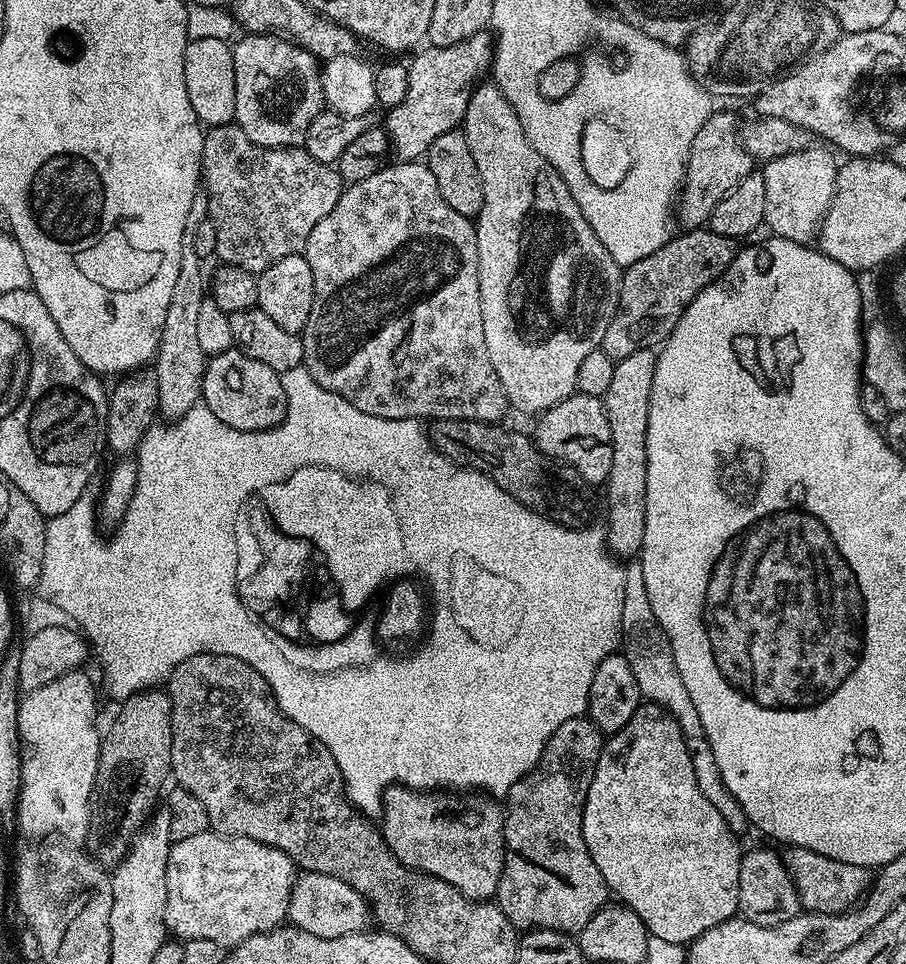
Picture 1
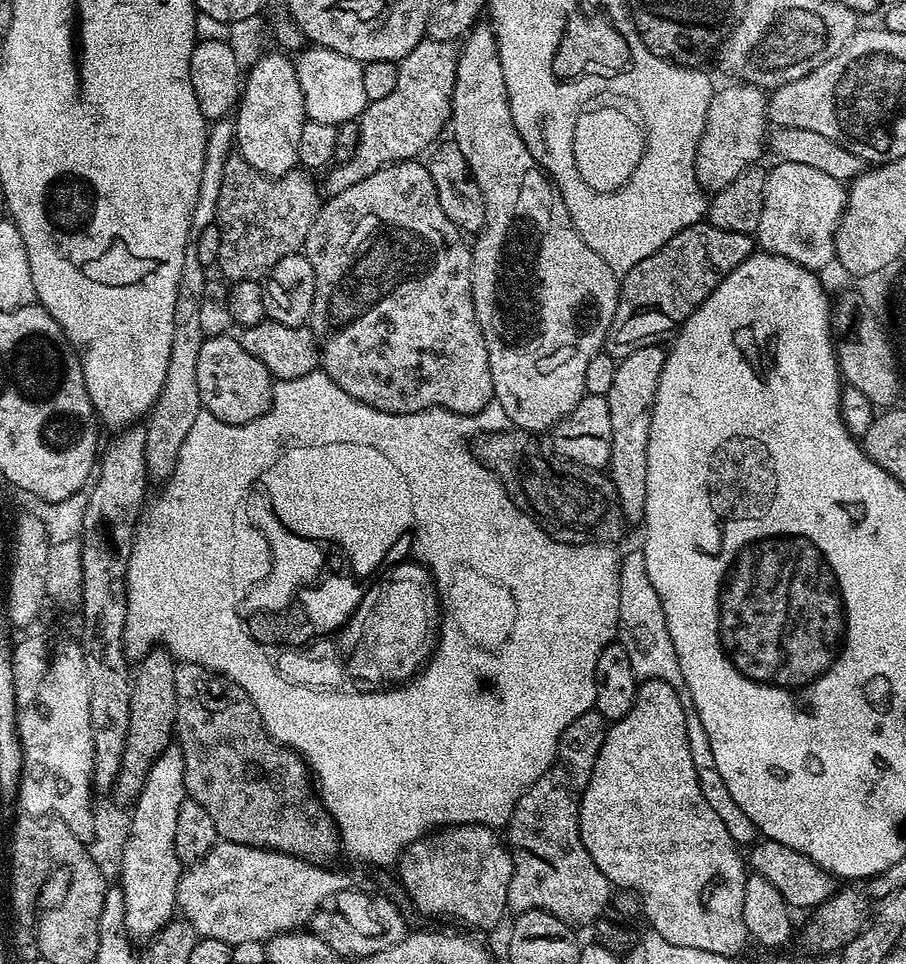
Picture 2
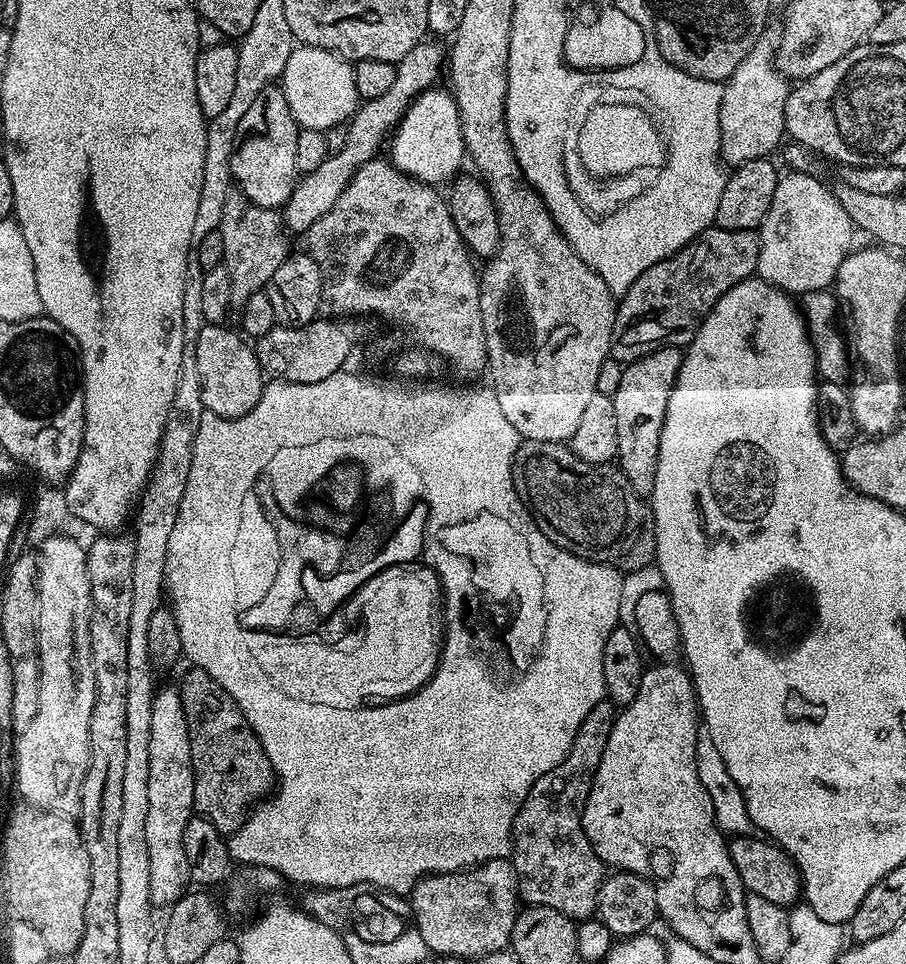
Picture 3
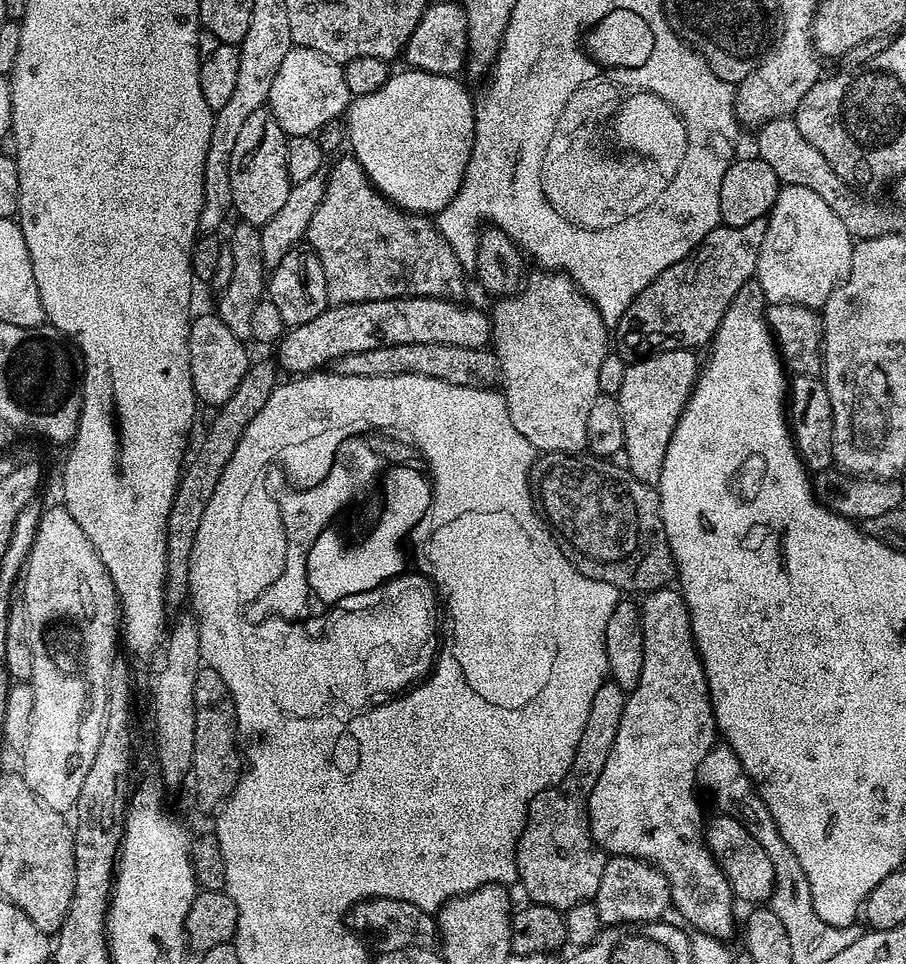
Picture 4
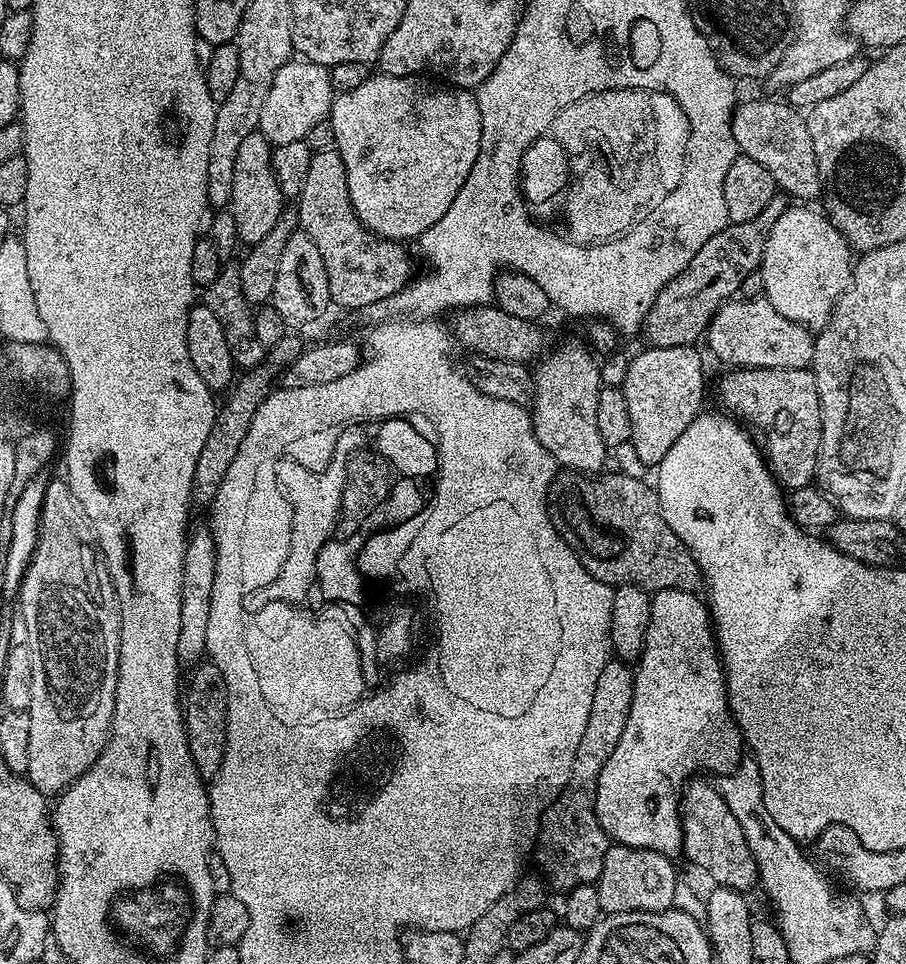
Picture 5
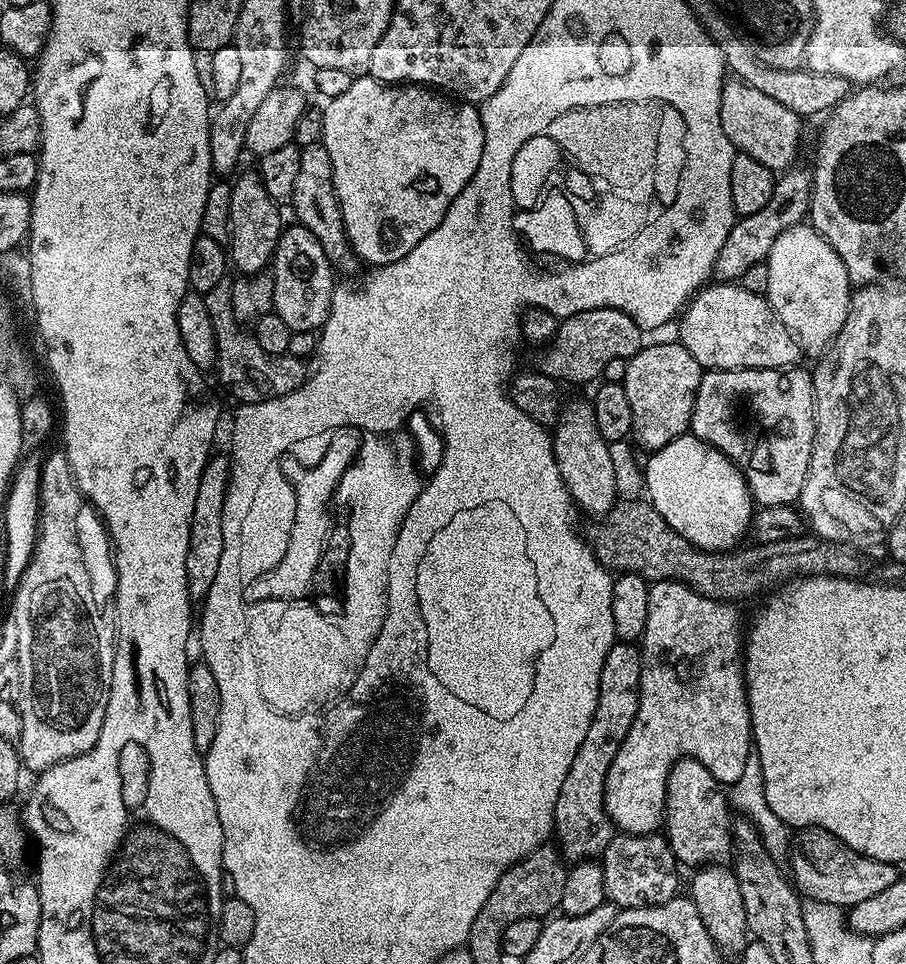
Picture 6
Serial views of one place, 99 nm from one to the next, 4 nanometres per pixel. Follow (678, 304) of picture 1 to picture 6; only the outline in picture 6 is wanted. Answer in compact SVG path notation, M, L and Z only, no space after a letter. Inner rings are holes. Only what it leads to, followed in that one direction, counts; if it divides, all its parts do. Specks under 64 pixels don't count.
M793 166L776 176L776 185L770 194L770 202L749 216L741 216L733 223L730 234L716 259L715 275L724 282L736 282L750 266L767 261L778 236L801 223L809 215L812 202L812 172Z

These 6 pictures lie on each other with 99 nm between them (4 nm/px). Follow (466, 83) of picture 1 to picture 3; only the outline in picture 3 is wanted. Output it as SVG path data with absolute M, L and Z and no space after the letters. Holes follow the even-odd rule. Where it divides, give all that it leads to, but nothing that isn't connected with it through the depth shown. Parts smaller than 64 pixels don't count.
M421 42L418 46L414 46L414 50L406 54L406 58L395 64L394 82L390 90L382 94L382 98L365 100L353 112L346 124L348 133L342 150L329 154L322 162L322 166L318 166L318 170L305 172L297 179L294 190L282 209L284 226L289 233L308 233L310 226L314 226L314 222L318 222L318 218L322 218L322 214L326 214L326 210L330 210L330 206L338 202L342 190L346 190L352 175L366 162L377 159L379 152L376 151L383 144L385 147L390 133L403 120L404 112L412 105L412 101L439 81L436 79L440 76L440 67L443 69L446 64L446 48L445 45L443 48L440 44L428 43Z

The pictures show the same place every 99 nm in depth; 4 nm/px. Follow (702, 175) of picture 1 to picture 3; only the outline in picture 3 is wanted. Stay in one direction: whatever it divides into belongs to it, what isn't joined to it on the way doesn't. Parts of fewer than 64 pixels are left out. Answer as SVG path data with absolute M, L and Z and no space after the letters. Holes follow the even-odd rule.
M767 42L757 44L756 49L746 57L734 70L734 74L724 84L722 106L720 107L720 158L725 165L744 164L747 160L763 160L771 157L776 147L781 147L780 139L785 139L784 115L786 114L786 98L790 91L790 81L777 70L772 59L773 45Z

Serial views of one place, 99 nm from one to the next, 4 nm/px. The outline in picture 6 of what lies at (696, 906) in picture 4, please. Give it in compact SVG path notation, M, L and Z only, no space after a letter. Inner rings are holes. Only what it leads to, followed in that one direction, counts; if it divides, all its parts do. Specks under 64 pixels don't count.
M657 580L649 587L650 614L642 637L642 678L638 714L630 734L618 746L606 774L604 805L613 825L629 836L650 836L663 825L664 799L670 770L685 758L702 762L722 786L738 782L746 770L746 758L754 751L748 688L744 684L744 640L740 612L735 603L698 594L677 580Z

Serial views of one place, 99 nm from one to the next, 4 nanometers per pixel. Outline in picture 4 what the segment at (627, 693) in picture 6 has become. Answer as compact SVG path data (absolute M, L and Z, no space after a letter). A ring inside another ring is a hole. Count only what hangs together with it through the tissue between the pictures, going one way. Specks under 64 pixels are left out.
M606 682L598 686L598 694L594 694L594 703L590 706L589 718L570 770L559 783L543 788L530 802L528 818L516 847L516 874L519 887L524 887L531 903L567 910L589 903L595 897L598 882L602 882L606 853L596 844L596 839L588 828L588 799L594 790L594 782L598 782L598 774L602 774L602 766L606 766L606 758L610 758L610 746L614 746L618 722L622 722L625 699L626 693L616 684Z

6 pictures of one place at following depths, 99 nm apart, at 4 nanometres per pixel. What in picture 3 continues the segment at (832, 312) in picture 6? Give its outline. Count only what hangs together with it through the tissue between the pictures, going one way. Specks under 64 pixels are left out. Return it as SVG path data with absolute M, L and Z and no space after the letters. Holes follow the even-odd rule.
M785 171L774 190L774 198L770 202L770 210L766 210L766 218L760 223L758 235L760 238L760 253L755 275L763 283L772 284L789 294L806 292L822 292L833 287L838 266L848 256L852 244L854 225L852 219L842 210L835 191L827 188L811 171Z

